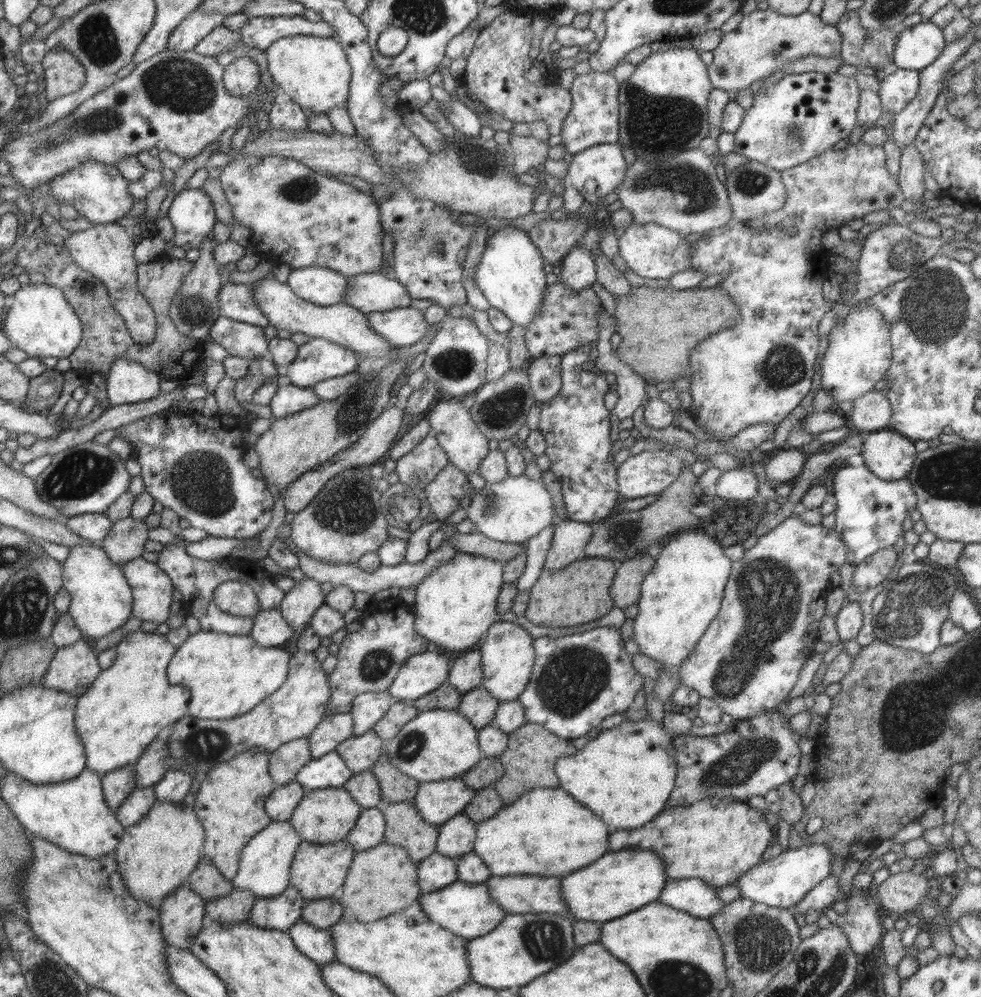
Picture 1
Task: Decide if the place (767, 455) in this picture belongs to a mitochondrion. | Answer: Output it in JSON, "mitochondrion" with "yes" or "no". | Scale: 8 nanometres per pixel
{"mitochondrion":"no"}

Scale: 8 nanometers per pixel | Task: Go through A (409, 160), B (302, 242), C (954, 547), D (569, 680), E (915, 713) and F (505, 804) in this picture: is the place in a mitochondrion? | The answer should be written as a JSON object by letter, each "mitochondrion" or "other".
{"A":"other","B":"other","C":"other","D":"mitochondrion","E":"mitochondrion","F":"other"}

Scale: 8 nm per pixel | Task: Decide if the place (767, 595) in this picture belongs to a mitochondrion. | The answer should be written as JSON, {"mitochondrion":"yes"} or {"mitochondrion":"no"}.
{"mitochondrion":"yes"}

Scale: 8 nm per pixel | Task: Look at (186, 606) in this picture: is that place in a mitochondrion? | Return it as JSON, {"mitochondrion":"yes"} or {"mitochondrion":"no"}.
{"mitochondrion":"no"}

